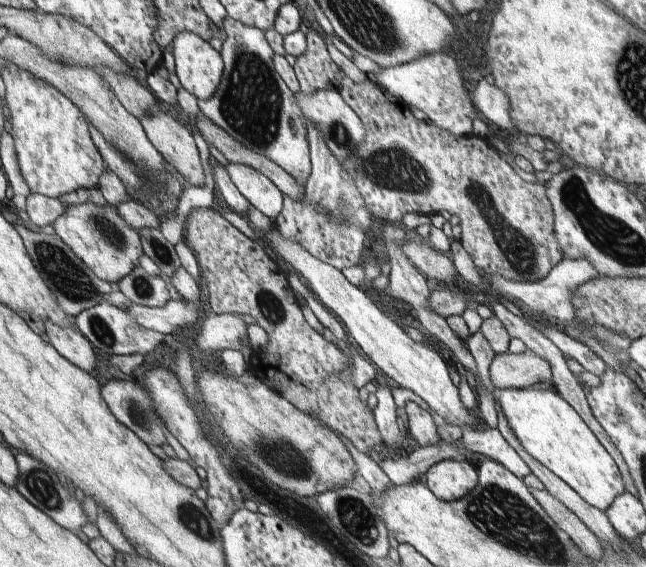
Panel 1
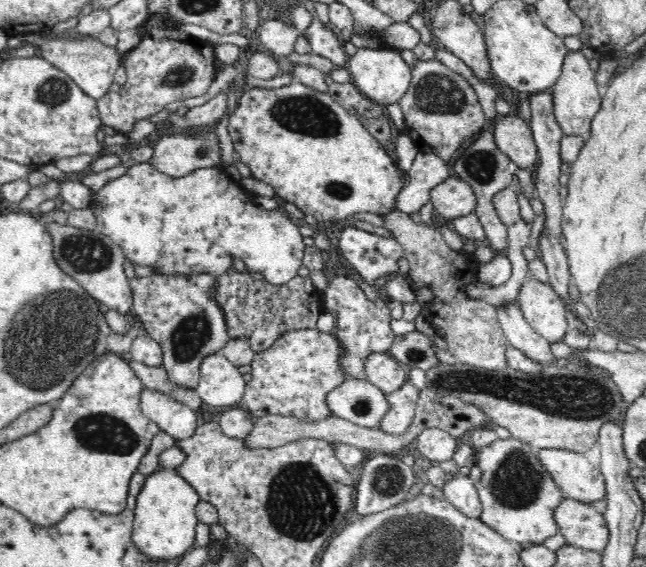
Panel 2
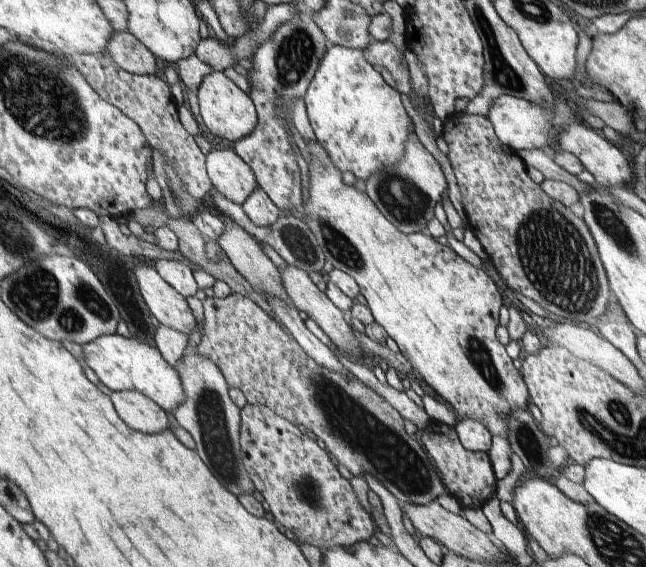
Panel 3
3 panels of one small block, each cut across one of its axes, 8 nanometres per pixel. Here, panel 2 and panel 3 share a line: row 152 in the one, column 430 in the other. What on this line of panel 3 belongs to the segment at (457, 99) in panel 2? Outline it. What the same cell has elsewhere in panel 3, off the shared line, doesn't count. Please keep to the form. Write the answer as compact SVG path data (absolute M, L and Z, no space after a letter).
M431 420L429 428L418 436L439 468L439 474L447 486L449 494L456 498L462 507L482 508L485 502L496 494L498 478L495 475L489 454L466 450L454 427Z

